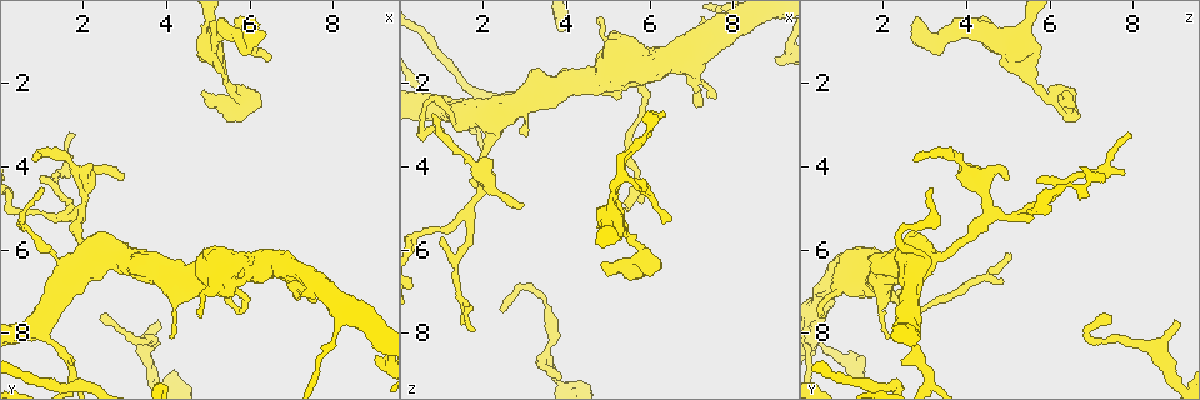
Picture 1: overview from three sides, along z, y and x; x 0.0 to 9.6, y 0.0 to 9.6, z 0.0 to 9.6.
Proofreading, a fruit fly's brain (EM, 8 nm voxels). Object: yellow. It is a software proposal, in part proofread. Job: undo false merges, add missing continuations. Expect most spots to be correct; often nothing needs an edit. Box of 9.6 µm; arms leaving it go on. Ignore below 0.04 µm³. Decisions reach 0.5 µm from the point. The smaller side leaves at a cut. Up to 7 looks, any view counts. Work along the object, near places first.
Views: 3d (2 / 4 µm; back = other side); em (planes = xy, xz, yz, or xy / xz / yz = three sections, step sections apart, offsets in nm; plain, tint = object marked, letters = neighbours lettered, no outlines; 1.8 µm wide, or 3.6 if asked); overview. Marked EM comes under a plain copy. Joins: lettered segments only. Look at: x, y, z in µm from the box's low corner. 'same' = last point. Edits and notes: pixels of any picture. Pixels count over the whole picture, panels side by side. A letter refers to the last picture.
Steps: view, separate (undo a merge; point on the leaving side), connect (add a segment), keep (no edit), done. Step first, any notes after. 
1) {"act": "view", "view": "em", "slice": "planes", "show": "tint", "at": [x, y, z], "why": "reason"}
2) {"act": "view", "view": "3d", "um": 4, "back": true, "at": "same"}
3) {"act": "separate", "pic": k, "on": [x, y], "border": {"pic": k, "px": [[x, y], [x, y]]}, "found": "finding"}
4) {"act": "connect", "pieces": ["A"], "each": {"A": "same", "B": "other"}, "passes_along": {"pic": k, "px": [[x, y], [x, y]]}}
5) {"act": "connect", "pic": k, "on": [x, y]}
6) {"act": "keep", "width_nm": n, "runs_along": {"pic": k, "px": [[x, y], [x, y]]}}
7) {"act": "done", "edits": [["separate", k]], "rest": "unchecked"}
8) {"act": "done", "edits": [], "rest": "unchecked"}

{"act": "view", "view": "em", "slice": "xy", "step": 8, "show": "letters", "at": [6.40, 1.50, 5.15]}

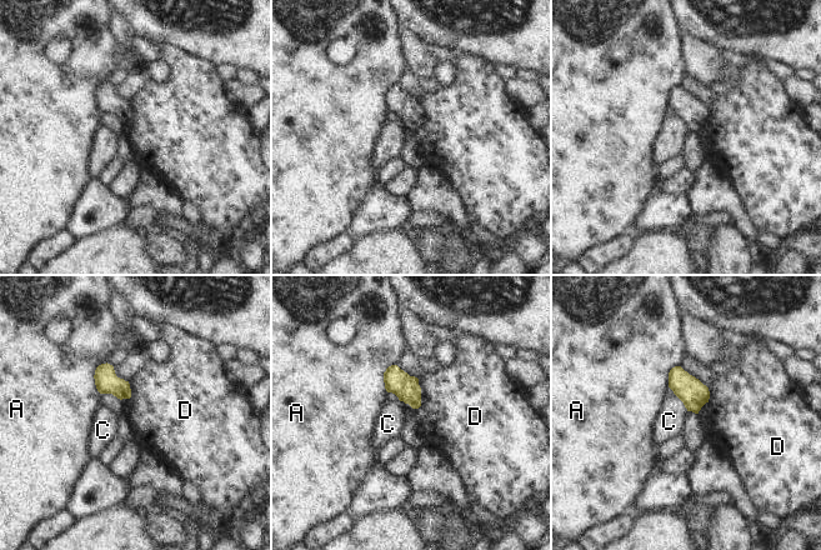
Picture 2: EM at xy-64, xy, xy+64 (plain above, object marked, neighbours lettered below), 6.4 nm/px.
{"act": "keep", "longest_contact_nm": ["A", 220], "each": {"A": "other", "C": "other", "D": "other"}, "found": "none of them fits"}

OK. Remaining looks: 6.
{"act": "view", "view": "em", "slice": "planes", "show": "letters", "at": [6.35, 0.75, 2.75], "why": "branch stops here"}

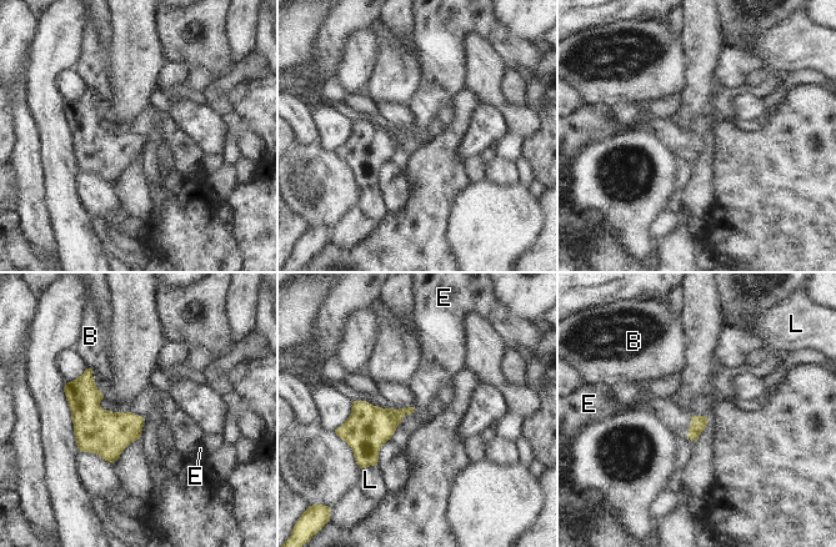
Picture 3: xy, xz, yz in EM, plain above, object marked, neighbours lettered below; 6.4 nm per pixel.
{"act": "connect", "pieces": ["E"], "each": {"B": "other", "E": "same", "L": "other"}, "found": "the cell continues"}

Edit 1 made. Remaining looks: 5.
{"act": "view", "view": "overview", "why": "redraw"}

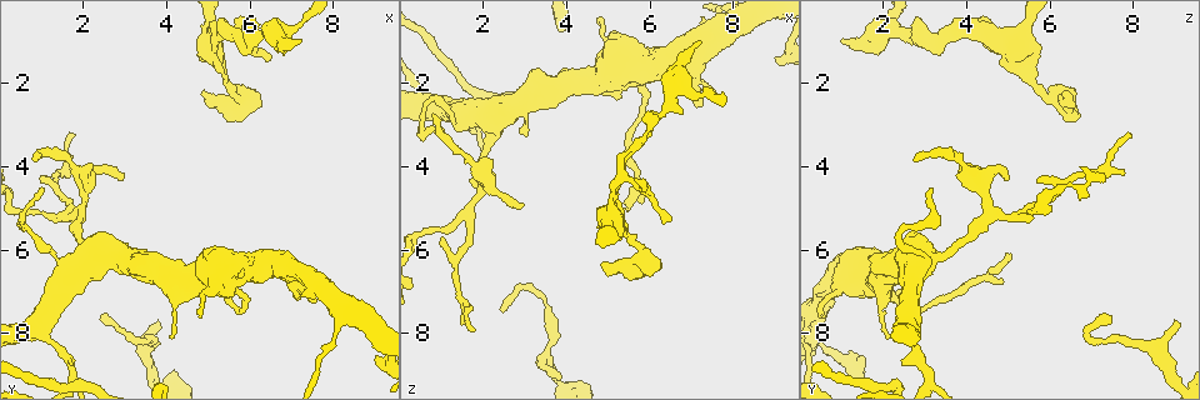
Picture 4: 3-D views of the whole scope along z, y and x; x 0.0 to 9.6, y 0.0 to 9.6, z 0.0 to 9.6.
{"act": "view", "view": "em", "slice": "planes", "show": "letters", "at": [7.20, 0.95, 0.95]}

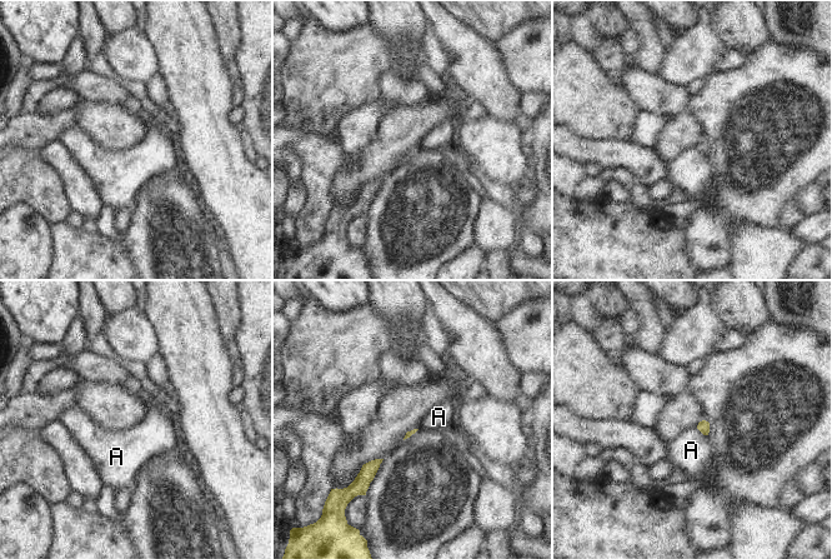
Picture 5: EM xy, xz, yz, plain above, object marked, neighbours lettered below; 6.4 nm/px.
{"act": "keep", "longest_contact_nm": ["A", 90], "each": {"A": "other"}, "found": "no lettered segment goes on from it"}

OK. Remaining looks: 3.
{"act": "done", "edits": [["connect", 3]], "rest": "unchecked"}

